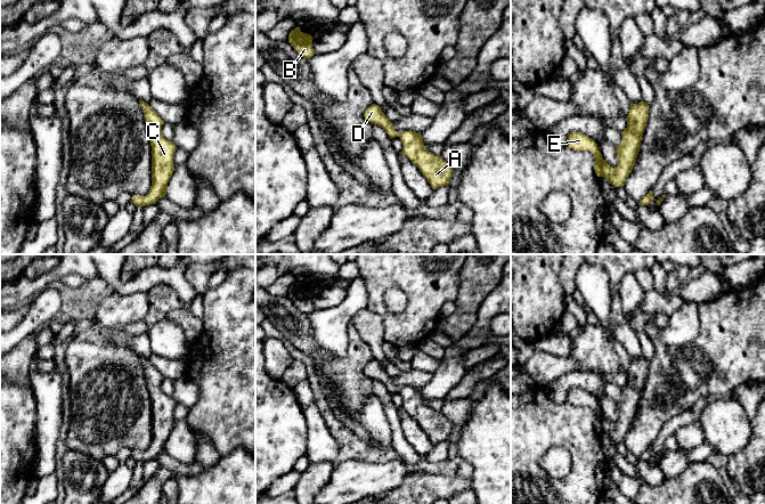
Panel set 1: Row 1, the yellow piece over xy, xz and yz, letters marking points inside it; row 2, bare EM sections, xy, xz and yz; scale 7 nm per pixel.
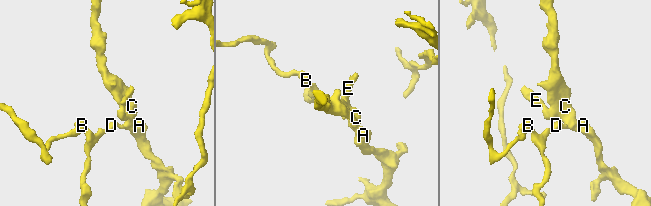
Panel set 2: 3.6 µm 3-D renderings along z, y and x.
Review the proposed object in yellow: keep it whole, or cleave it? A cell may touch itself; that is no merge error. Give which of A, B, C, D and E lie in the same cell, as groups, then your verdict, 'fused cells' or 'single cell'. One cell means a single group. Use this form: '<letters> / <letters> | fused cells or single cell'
A B C D E | single cell

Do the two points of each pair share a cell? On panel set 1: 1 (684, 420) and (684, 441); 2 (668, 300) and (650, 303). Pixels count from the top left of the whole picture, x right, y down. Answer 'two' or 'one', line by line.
1: two
2: one

